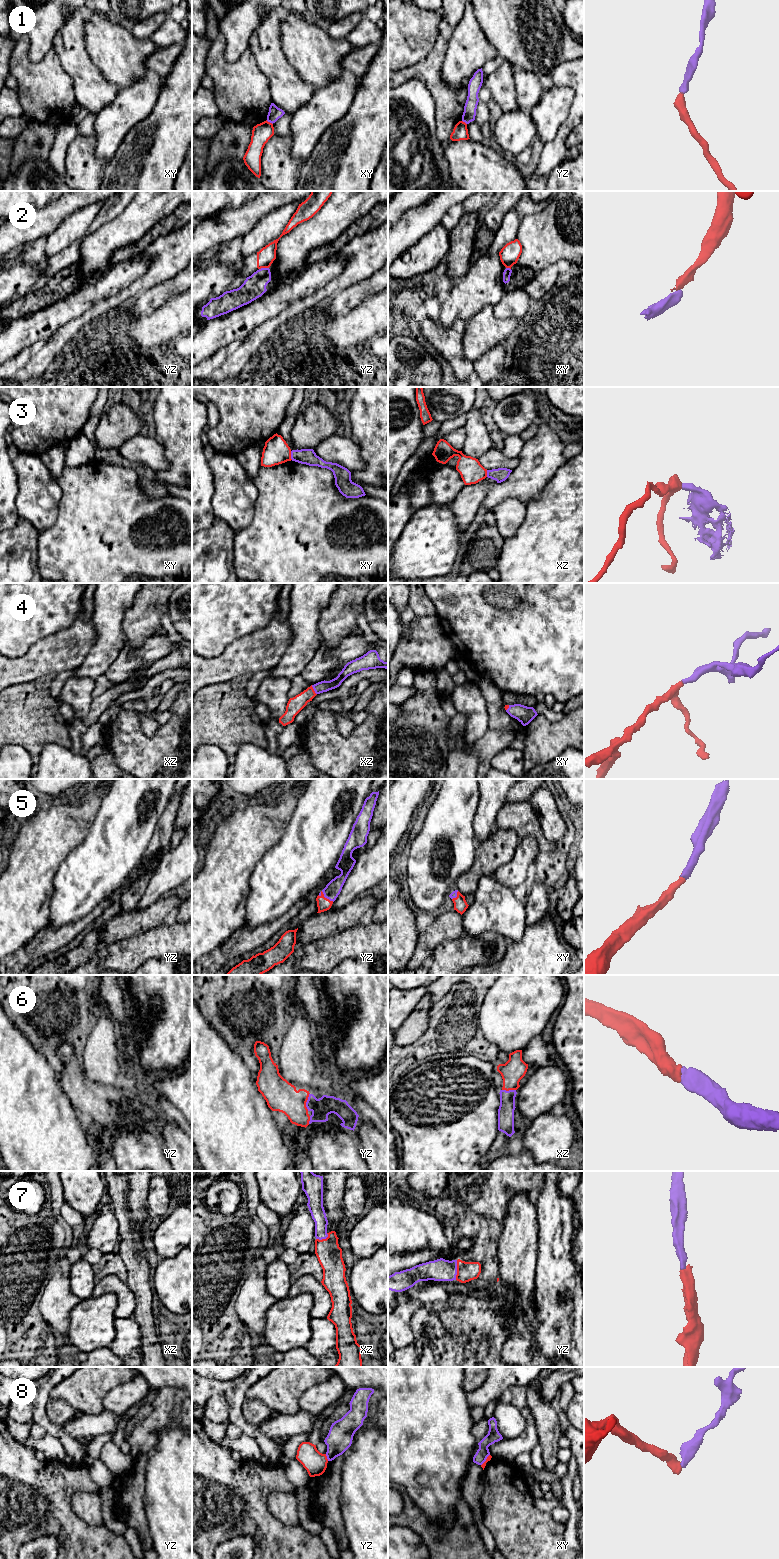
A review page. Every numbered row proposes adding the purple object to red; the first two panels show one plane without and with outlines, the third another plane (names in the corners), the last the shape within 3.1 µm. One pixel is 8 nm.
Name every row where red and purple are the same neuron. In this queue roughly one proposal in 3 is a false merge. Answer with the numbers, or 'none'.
4, 5, 6, 7

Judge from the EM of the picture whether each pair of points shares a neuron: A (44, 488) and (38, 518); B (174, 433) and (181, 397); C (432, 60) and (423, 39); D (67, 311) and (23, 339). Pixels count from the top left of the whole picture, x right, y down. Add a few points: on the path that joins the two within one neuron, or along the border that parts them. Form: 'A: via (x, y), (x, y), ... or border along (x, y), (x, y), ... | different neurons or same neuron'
A: via (39, 495), (38, 511) | same neuron
B: via (180, 424), (181, 406) | same neuron
C: border along (438, 32), (429, 53), (424, 58), (410, 65) | different neurons
D: via (56, 315), (34, 328) | same neuron

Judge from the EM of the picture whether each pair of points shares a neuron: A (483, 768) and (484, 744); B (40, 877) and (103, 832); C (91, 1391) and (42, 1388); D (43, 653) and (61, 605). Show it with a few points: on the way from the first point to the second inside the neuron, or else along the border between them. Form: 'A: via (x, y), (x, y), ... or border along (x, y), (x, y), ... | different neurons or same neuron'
A: via (484, 762), (484, 750) | same neuron
B: border along (78, 845), (60, 864), (53, 884) | different neurons
C: border along (68, 1377), (51, 1390), (49, 1397) | different neurons
D: border along (71, 623), (69, 626), (35, 641), (30, 647) | different neurons

